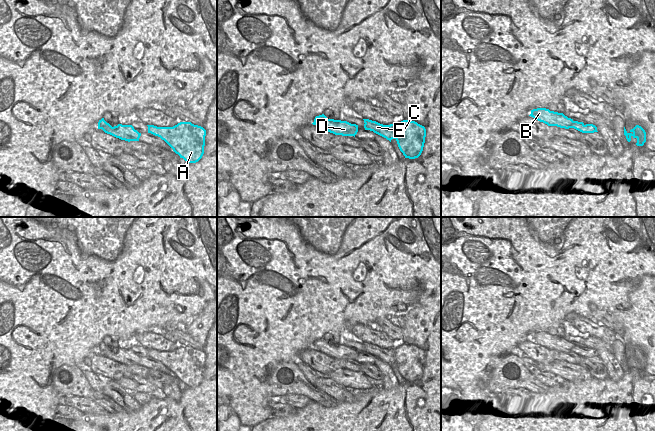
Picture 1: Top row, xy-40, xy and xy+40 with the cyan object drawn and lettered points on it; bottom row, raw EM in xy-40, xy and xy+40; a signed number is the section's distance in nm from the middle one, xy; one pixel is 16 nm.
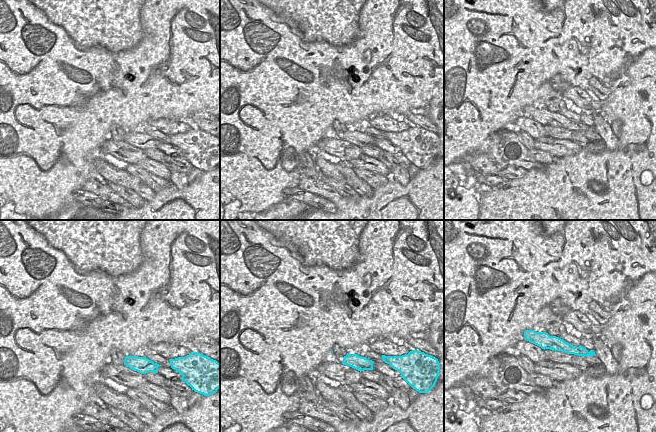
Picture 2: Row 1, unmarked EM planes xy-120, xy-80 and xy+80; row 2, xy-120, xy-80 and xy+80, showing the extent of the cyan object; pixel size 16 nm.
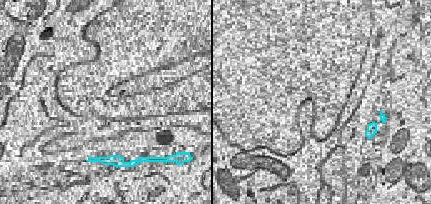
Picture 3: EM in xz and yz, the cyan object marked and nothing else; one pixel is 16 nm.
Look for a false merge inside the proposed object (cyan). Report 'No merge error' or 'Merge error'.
Merge error

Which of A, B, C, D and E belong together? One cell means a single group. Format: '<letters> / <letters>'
A C E / B D

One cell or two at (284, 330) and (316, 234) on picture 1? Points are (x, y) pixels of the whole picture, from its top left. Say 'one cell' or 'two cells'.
one cell

